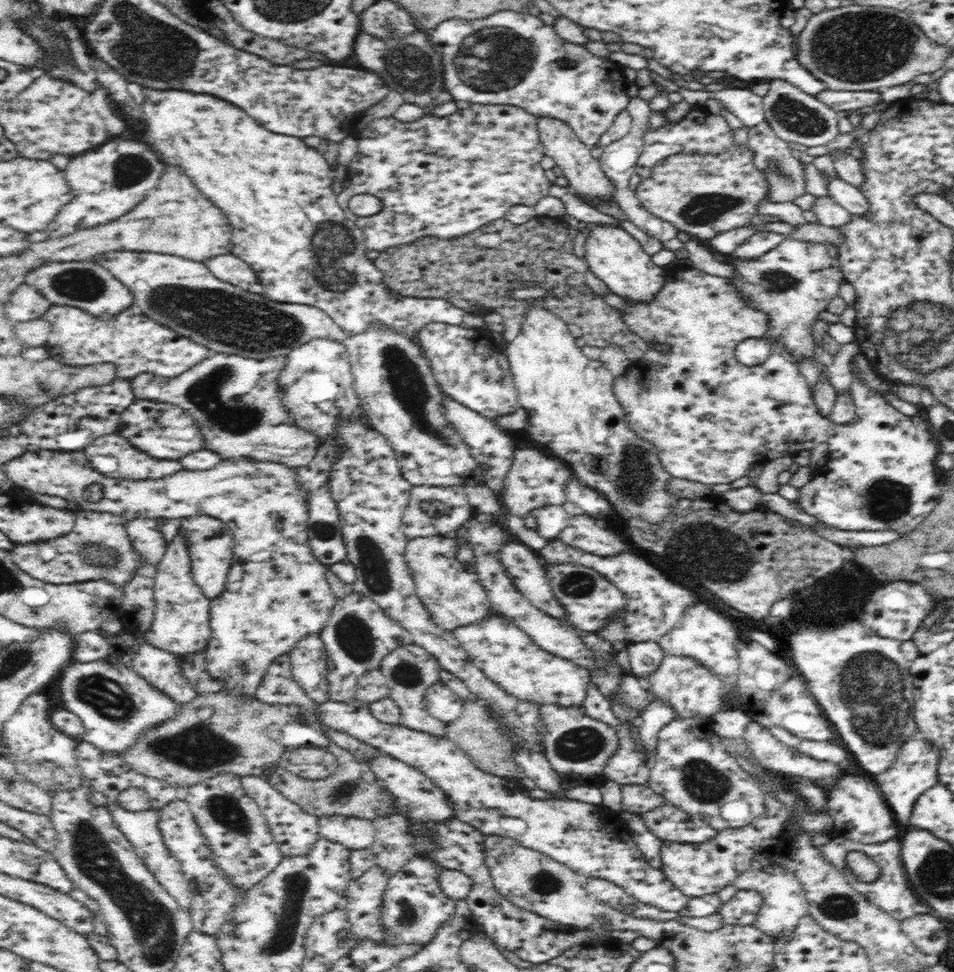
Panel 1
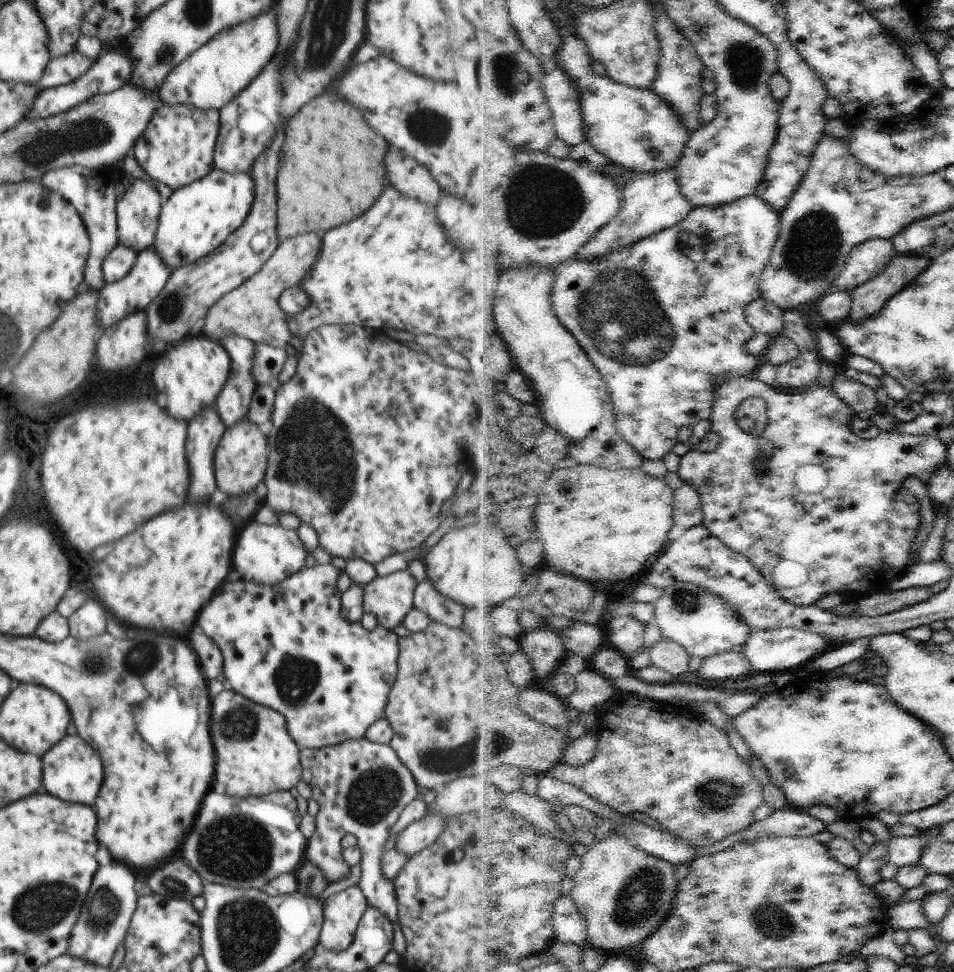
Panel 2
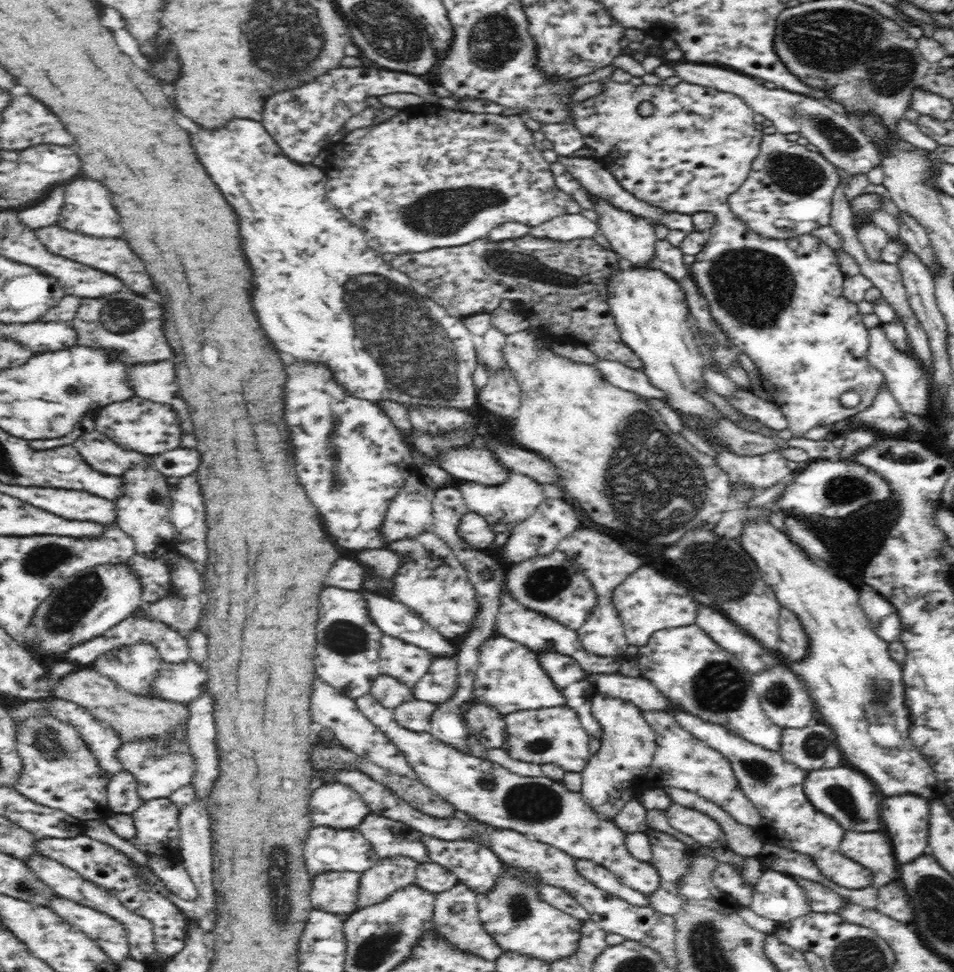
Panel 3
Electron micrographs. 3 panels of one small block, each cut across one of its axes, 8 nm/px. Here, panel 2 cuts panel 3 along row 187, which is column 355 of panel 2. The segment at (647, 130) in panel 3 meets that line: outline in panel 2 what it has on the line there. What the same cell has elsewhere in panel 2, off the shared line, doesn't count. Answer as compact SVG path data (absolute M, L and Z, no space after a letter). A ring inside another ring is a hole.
M335 561L320 564L312 567L303 567L302 570L291 574L272 586L262 586L262 584L254 584L253 582L246 582L246 580L236 580L236 582L224 582L222 590L200 610L196 624L202 628L202 632L209 636L220 648L223 656L223 673L226 678L227 687L231 688L234 692L241 694L252 700L255 704L260 704L268 708L272 708L279 712L286 719L286 730L290 738L298 745L300 750L316 750L316 748L324 748L324 746L334 746L346 740L356 740L365 735L369 726L372 726L376 720L380 720L385 716L386 703L388 702L388 694L394 684L397 676L397 660L399 654L399 637L396 636L394 631L386 630L384 626L376 626L374 630L364 630L364 626L359 622L348 622L342 616L341 593L337 589L337 580L344 571L343 565ZM242 610L244 614L248 614L248 618L252 618L252 622L248 624L248 630L244 630L244 634L256 634L254 640L242 640Z

